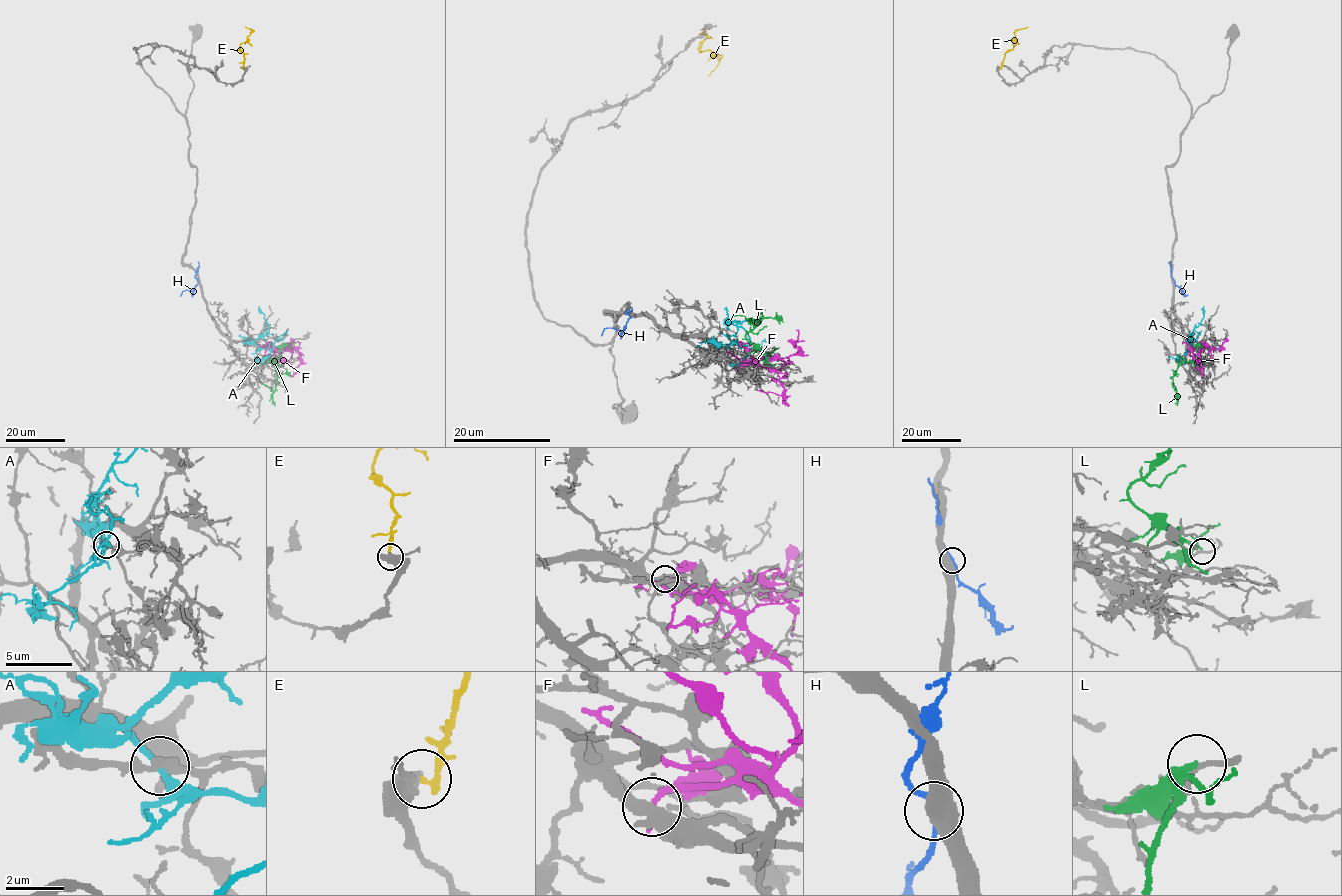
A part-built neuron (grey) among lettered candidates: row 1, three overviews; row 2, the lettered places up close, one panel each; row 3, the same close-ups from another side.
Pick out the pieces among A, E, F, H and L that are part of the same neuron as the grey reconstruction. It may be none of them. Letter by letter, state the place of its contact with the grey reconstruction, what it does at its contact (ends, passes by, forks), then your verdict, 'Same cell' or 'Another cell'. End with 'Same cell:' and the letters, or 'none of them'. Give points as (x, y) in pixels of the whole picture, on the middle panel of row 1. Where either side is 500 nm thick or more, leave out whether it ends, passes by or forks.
A: Touches grey at (727, 347). It passes by. Another cell
E: Touches grey at (705, 30). Another cell
F: Touches grey at (738, 368). It passes by. Another cell
H: Touches grey at (630, 316). Another cell
L: Touches grey at (772, 357). It forks there. Another cell
Same cell: none of them

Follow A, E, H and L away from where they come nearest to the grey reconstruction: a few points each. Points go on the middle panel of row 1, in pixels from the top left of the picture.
A: (727, 347), (724, 346), (738, 344), (747, 351), (739, 364), (731, 364)
E: (705, 29), (707, 35), (699, 52), (709, 50), (711, 55), (721, 56), (717, 66), (708, 75)
H: (630, 316), (622, 330), (605, 328), (601, 335)
L: (772, 357), (754, 346), (745, 335), (764, 317), (760, 313), (754, 319), (733, 316)

